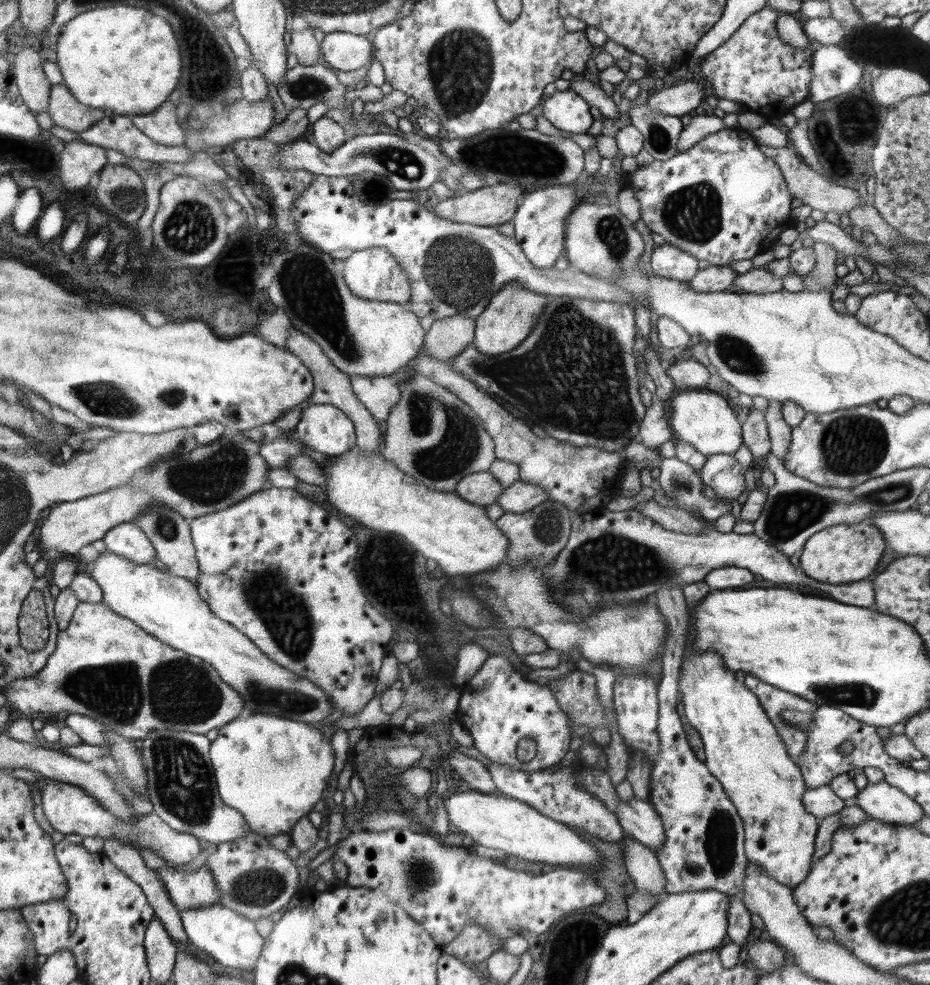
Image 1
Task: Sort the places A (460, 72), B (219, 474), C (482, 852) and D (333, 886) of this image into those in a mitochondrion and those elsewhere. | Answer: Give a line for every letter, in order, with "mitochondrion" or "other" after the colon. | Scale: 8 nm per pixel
A: mitochondrion
B: mitochondrion
C: other
D: other

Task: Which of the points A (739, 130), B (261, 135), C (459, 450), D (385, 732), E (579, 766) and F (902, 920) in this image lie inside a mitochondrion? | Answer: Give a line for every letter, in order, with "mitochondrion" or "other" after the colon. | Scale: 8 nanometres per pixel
A: other
B: other
C: mitochondrion
D: other
E: other
F: mitochondrion

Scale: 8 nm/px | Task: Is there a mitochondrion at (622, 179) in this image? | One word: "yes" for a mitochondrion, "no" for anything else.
no

